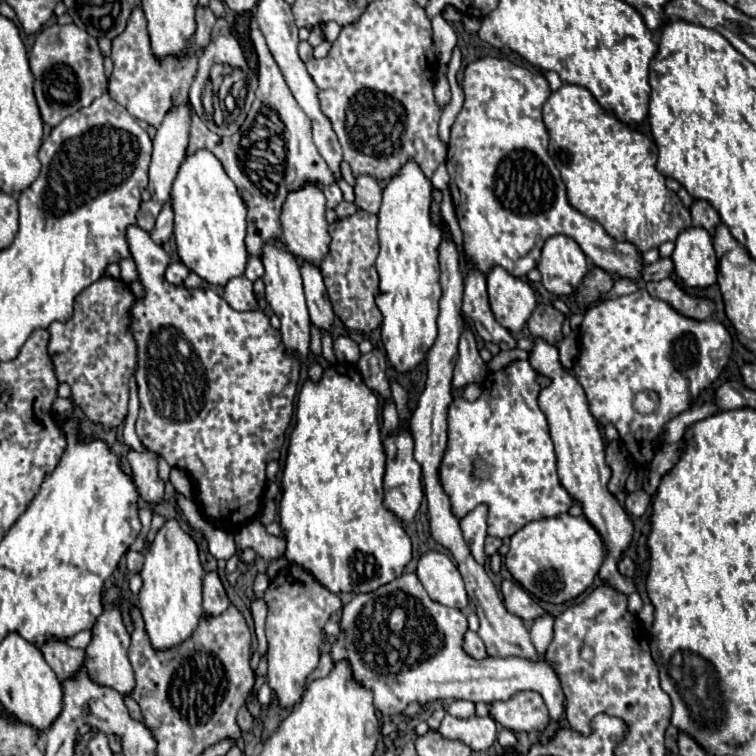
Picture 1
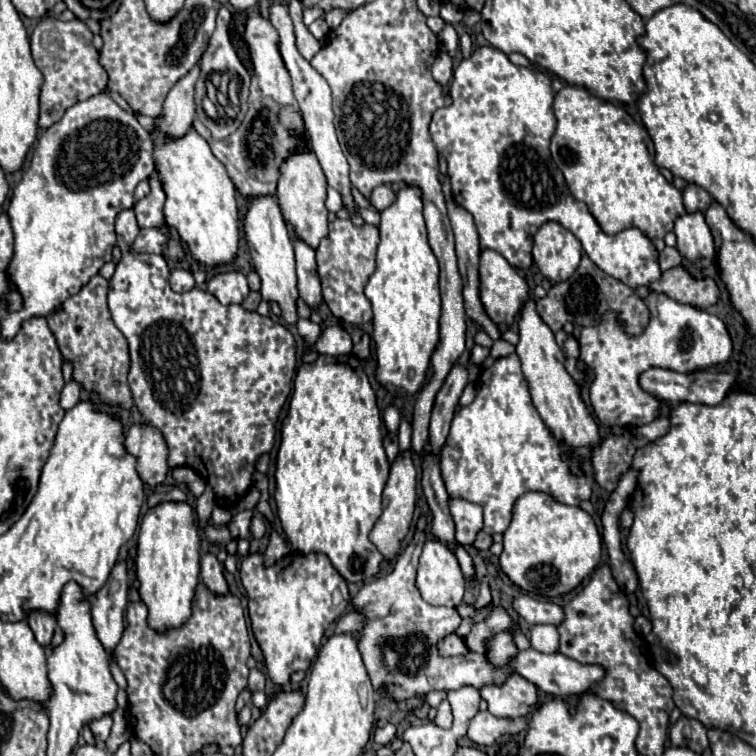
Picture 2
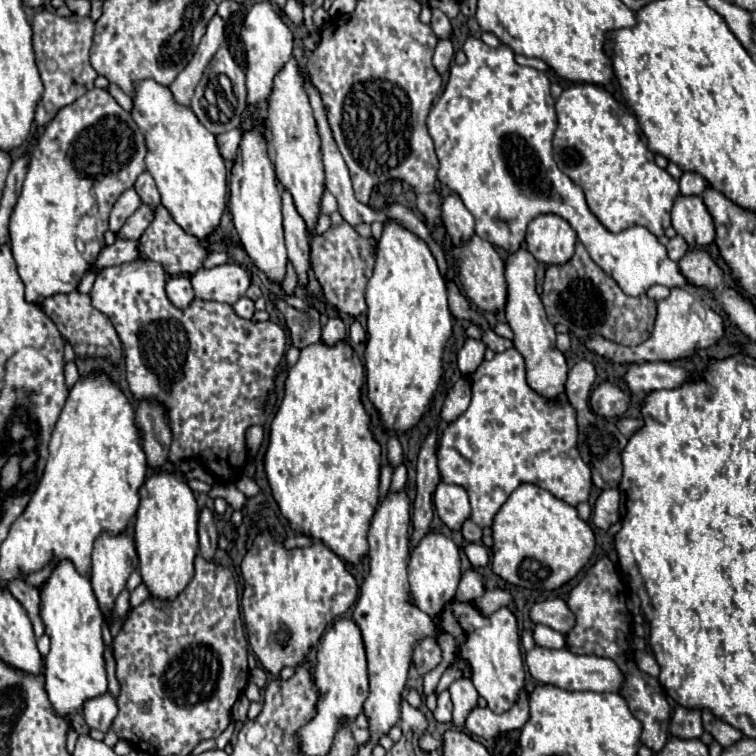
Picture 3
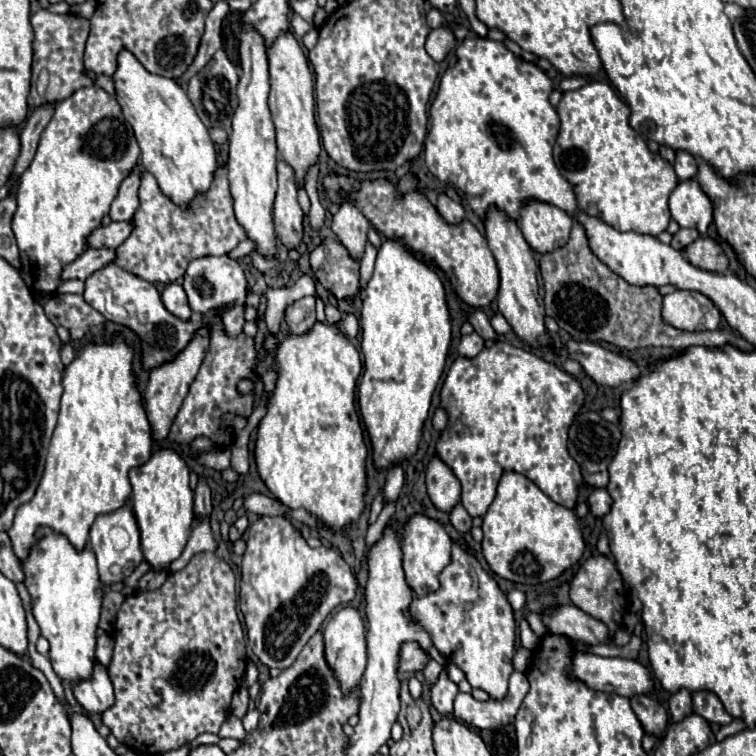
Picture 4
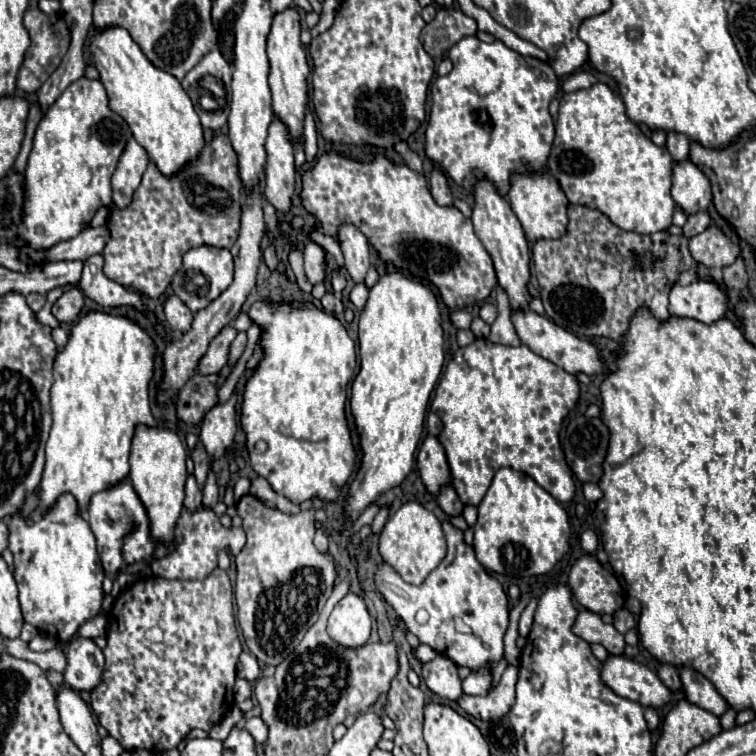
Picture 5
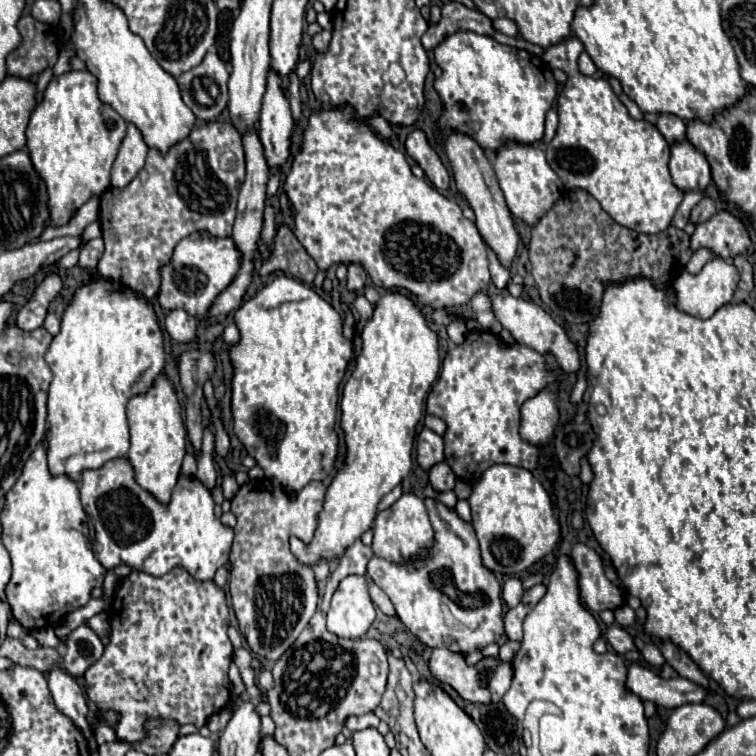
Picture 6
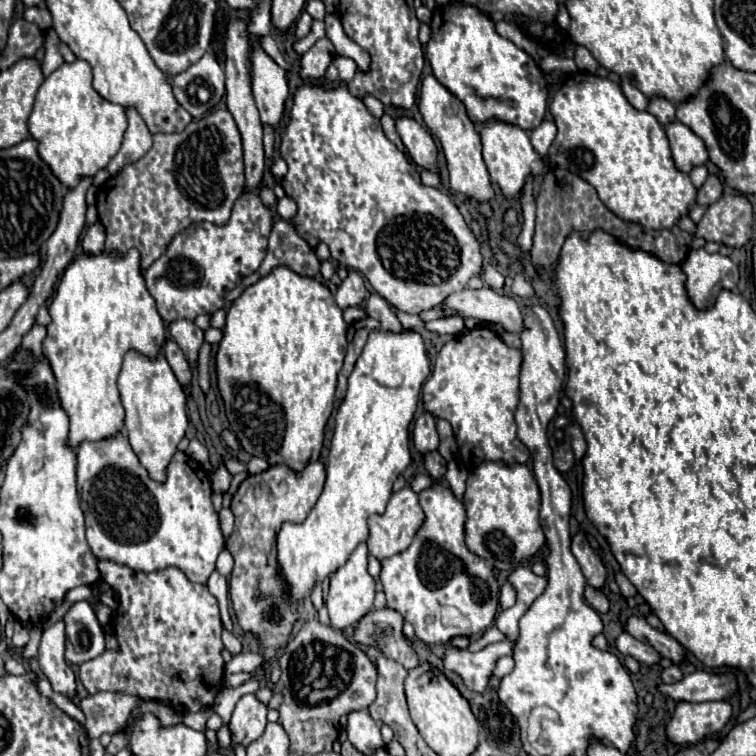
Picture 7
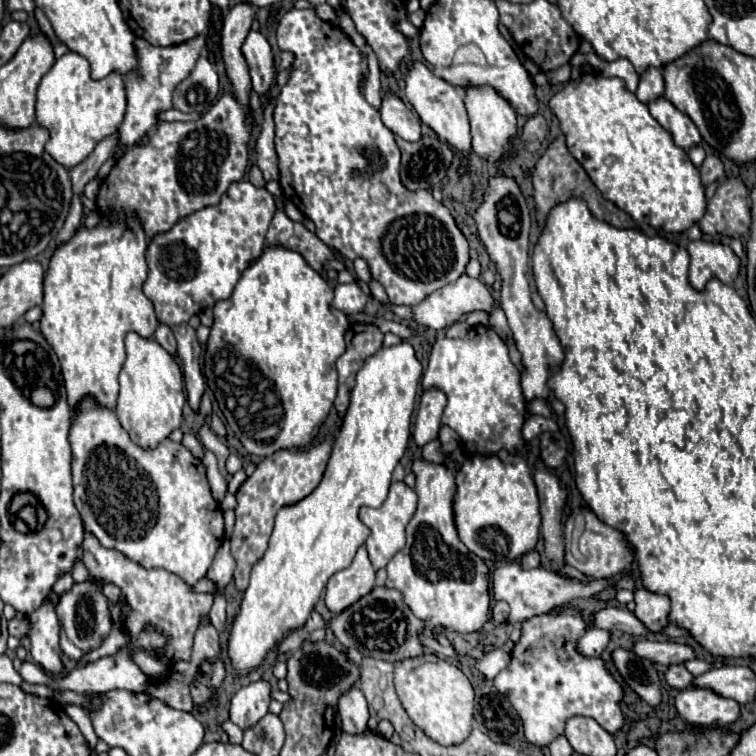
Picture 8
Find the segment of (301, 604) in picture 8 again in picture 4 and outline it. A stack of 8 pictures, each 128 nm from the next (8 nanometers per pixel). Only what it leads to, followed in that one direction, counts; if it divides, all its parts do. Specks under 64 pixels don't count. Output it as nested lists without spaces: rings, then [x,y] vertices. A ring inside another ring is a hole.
[[[394,238],[382,242],[374,276],[360,298],[364,302],[360,318],[364,374],[358,402],[370,432],[374,464],[388,468],[416,452],[432,394],[444,372],[452,324],[444,284],[436,270]]]

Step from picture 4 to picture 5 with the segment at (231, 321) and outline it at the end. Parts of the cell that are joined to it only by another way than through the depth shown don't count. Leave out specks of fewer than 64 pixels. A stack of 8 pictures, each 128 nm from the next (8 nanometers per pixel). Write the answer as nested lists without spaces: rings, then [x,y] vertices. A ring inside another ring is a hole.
[[[226,326],[220,330],[220,334],[210,342],[210,348],[206,352],[206,356],[200,360],[196,372],[198,374],[214,374],[214,372],[220,372],[226,362],[228,362],[228,350],[230,350],[230,344],[234,342],[238,330],[234,326]]]

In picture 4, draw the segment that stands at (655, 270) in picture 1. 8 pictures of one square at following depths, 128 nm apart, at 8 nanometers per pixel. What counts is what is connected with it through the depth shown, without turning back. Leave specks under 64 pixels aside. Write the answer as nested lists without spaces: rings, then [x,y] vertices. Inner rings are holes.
[[[680,228],[678,230],[678,234],[674,234],[672,236],[672,242],[670,242],[670,246],[674,248],[674,250],[678,250],[678,252],[682,252],[688,244],[692,244],[696,238],[698,238],[700,234],[696,232],[696,230],[692,230],[692,228]]]

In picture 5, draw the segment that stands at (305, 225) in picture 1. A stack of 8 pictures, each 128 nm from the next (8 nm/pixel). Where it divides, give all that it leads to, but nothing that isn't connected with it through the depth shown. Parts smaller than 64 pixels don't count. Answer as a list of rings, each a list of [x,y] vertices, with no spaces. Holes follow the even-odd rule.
[[[288,8],[280,16],[274,16],[272,30],[268,34],[268,58],[270,58],[270,92],[274,116],[288,128],[290,142],[296,146],[304,142],[304,116],[308,112],[308,76],[310,66],[300,42],[300,16],[296,8]]]

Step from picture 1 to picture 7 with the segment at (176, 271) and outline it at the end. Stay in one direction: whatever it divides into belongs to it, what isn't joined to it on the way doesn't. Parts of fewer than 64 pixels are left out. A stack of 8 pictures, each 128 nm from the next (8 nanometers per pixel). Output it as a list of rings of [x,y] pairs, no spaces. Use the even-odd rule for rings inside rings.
[[[188,318],[174,320],[168,326],[168,332],[170,332],[172,340],[184,350],[188,362],[196,364],[198,350],[200,350],[202,342],[204,342],[204,332],[194,324],[194,320],[188,320]]]

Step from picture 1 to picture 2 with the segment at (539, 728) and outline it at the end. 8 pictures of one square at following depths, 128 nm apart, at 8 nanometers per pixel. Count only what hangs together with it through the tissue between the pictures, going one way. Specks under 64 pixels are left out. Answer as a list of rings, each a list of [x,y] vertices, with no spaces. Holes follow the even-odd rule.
[[[516,674],[500,688],[484,686],[480,694],[488,702],[488,712],[496,718],[526,718],[538,706],[536,686]]]

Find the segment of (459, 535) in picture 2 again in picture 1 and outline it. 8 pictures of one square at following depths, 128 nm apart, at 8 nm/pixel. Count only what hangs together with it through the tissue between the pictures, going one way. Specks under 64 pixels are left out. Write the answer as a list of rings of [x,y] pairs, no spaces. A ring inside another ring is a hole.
[[[478,506],[460,522],[464,540],[478,564],[486,564],[488,556],[484,554],[484,540],[486,540],[486,508]]]

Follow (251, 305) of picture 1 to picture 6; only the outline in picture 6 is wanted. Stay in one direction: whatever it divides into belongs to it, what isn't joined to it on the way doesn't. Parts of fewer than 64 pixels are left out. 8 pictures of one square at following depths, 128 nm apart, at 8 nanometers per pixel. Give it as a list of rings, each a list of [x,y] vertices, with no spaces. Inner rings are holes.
[[[206,232],[186,236],[172,256],[172,262],[162,270],[162,286],[158,302],[164,310],[184,308],[194,318],[202,318],[216,296],[232,282],[238,272],[240,252],[234,248],[232,238],[214,238]]]

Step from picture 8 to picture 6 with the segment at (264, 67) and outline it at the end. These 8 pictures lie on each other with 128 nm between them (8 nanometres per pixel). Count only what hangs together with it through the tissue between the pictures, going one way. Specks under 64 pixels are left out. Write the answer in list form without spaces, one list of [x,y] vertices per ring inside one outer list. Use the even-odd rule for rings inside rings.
[[[272,70],[268,74],[268,92],[264,94],[264,104],[260,112],[260,142],[264,148],[264,158],[268,168],[284,170],[290,158],[290,138],[294,132],[294,122],[290,116],[290,104],[282,90],[282,80]]]

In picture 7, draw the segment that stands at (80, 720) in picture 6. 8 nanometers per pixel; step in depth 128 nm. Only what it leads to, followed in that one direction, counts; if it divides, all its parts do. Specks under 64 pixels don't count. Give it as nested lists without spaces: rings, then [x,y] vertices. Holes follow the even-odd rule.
[[[58,620],[52,626],[48,626],[42,634],[38,662],[44,676],[50,680],[52,690],[74,700],[76,676],[64,660],[64,644],[66,644],[66,626],[64,626],[64,620]]]

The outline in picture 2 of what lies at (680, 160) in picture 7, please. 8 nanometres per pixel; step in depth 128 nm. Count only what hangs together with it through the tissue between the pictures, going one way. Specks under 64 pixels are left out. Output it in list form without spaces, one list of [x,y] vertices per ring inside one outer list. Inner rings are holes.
[[[702,212],[684,214],[674,224],[674,234],[678,238],[678,252],[696,268],[704,270],[714,262],[716,248],[710,228]]]

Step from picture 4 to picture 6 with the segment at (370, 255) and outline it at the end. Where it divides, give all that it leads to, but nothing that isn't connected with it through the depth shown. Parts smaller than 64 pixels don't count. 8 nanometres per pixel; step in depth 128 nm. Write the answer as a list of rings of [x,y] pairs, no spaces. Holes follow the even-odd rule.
[[[358,292],[356,298],[354,298],[354,308],[356,308],[358,314],[360,314],[360,326],[362,326],[364,320],[368,320],[368,316],[372,316],[372,304],[364,298],[362,292]]]

